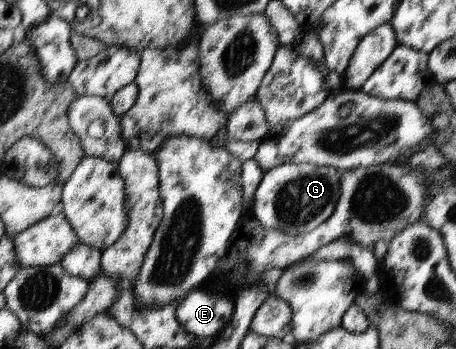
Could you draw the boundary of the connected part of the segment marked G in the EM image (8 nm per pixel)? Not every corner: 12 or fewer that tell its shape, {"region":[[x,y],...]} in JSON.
{"region":[[332,166],[267,171],[252,215],[264,229],[307,234],[339,203]]}

